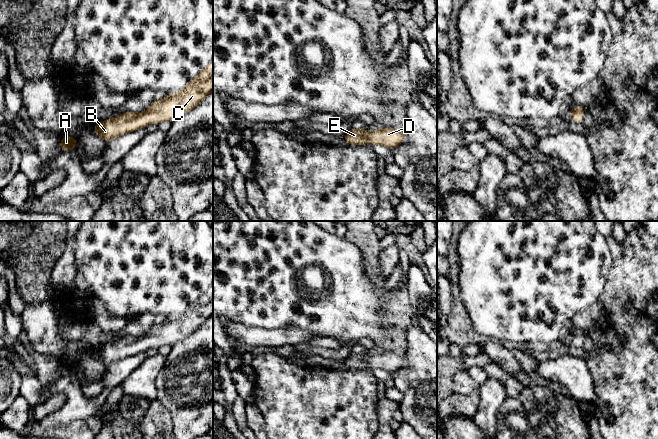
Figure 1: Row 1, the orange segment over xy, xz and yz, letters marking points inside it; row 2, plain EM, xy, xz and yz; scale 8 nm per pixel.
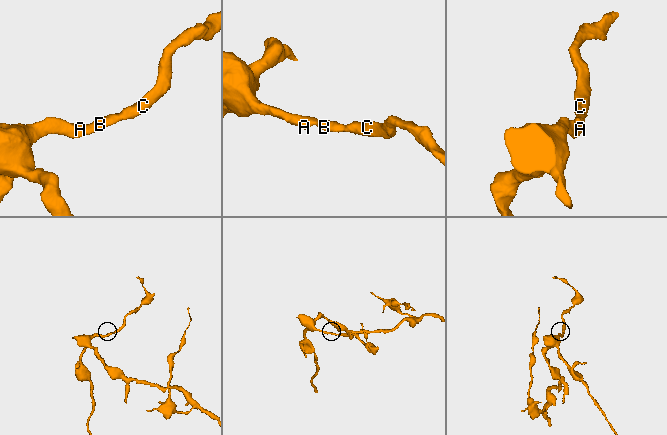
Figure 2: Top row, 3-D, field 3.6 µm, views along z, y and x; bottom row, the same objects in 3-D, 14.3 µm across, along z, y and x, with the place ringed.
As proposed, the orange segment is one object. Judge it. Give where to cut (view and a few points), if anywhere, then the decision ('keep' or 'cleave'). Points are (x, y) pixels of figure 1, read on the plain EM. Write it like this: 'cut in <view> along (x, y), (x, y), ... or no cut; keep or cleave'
no cut; keep

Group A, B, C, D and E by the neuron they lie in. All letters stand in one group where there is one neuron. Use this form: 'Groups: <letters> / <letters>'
Groups: A B C D E

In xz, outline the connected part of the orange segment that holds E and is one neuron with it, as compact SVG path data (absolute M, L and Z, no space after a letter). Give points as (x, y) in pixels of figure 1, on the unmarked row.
M384 351L374 356L366 353L349 353L342 361L350 369L379 368L394 374L406 364L406 357L392 351Z

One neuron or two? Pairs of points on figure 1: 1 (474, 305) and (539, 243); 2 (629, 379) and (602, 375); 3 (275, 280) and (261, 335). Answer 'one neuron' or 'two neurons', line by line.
1: one neuron
2: one neuron
3: two neurons

